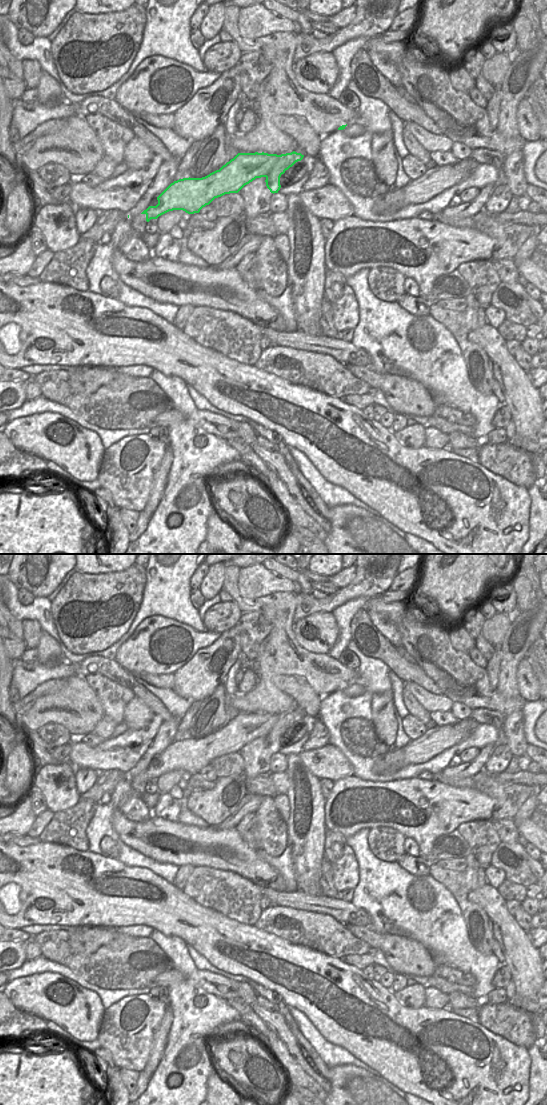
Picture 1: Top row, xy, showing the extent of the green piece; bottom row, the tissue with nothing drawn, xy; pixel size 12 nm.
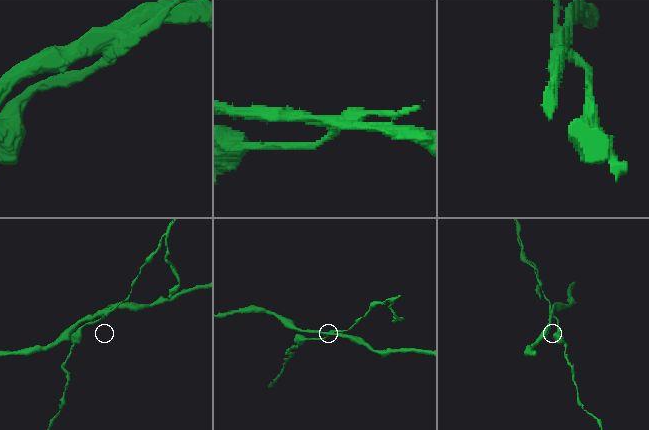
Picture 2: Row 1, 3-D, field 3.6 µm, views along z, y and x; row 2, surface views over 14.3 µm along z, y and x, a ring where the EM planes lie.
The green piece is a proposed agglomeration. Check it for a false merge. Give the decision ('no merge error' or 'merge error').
merge error

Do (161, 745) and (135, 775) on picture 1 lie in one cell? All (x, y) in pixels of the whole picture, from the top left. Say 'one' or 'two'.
one

